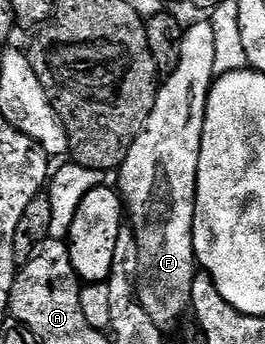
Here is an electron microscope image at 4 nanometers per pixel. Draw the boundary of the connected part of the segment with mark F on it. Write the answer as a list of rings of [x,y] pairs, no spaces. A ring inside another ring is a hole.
[[[210,21],[195,22],[186,27],[183,32],[183,39],[180,42],[180,62],[176,71],[162,79],[159,95],[153,104],[153,112],[149,112],[149,120],[145,120],[143,130],[133,140],[129,152],[125,156],[122,166],[117,171],[119,183],[117,189],[122,197],[126,217],[130,222],[130,230],[137,236],[137,248],[139,249],[139,268],[137,271],[137,297],[139,302],[153,316],[153,320],[160,324],[171,322],[178,316],[179,310],[188,309],[191,306],[191,289],[193,280],[197,273],[195,260],[195,249],[193,248],[193,216],[195,215],[195,189],[197,188],[197,164],[201,160],[201,140],[203,139],[203,125],[205,124],[205,112],[207,111],[207,97],[211,91],[211,84],[217,77],[215,69],[215,53],[217,52],[217,36],[214,35],[214,28]]]

